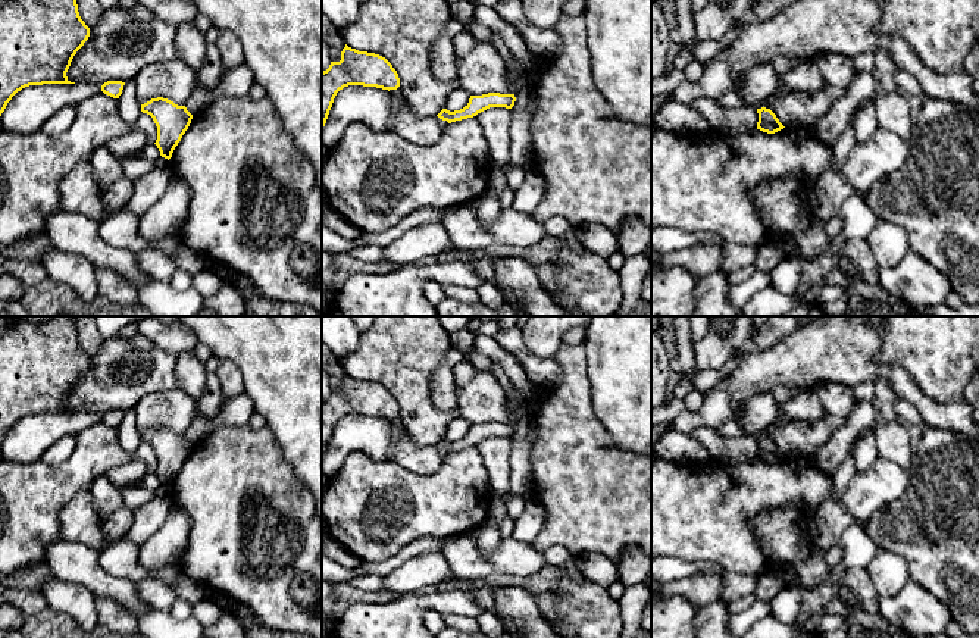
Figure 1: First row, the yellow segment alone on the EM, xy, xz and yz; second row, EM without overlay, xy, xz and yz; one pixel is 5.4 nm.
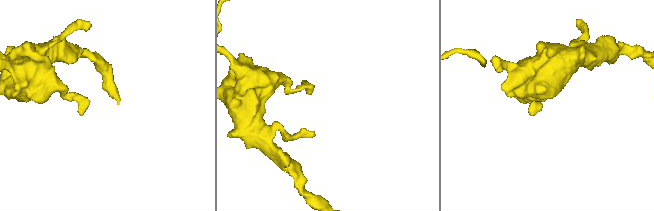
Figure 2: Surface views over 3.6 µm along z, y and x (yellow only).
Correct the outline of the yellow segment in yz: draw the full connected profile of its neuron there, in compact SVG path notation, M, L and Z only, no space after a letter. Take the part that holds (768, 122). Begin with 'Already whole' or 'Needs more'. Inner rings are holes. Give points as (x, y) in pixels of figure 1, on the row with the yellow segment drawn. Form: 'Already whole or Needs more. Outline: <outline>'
Already whole. Outline: M761 107L757 109L757 113L759 113L757 129L767 134L775 134L785 128L770 109Z

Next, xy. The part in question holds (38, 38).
Already whole. Outline: M0 0L0 116L12 97L25 87L75 84L66 76L76 51L90 37L76 0Z

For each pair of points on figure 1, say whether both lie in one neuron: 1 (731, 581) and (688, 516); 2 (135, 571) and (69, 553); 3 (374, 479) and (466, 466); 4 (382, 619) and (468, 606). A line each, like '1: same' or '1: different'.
1: different
2: different
3: same
4: same

